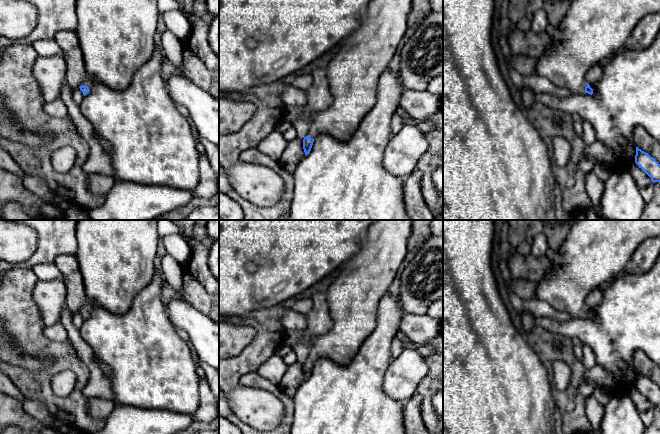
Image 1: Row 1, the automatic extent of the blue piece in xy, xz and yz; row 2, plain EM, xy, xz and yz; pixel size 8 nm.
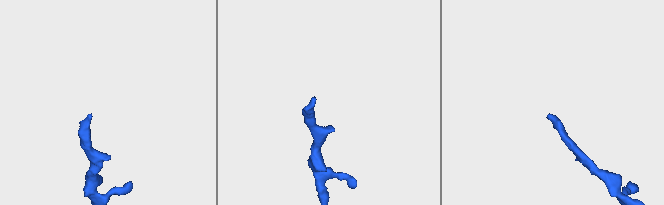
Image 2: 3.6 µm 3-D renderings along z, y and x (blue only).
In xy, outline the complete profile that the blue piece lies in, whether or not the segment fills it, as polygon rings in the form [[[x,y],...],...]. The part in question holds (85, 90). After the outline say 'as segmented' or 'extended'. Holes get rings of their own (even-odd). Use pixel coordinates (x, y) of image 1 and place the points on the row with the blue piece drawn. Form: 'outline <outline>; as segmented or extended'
outline [[[77,0],[78,36],[89,79],[79,88],[87,95],[93,83],[124,90],[136,71],[154,54],[154,36],[160,12],[157,0]]]; extended

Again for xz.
outline [[[372,0],[359,26],[342,43],[340,51],[326,68],[327,79],[333,97],[331,105],[316,113],[303,139],[306,155],[311,151],[314,138],[328,134],[336,140],[347,141],[358,129],[366,113],[375,105],[378,81],[389,68],[389,63],[398,49],[408,28],[412,0]]]; extended

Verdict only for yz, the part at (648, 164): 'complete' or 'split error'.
complete

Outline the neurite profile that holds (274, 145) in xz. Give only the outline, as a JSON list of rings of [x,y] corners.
[[[275,129],[259,143],[256,149],[273,160],[279,161],[287,145],[288,141],[283,136],[283,133]]]

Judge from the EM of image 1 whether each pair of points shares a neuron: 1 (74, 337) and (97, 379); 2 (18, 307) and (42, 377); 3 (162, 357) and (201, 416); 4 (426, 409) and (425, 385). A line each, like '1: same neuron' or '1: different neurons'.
1: same neuron
2: same neuron
3: different neurons
4: same neuron

